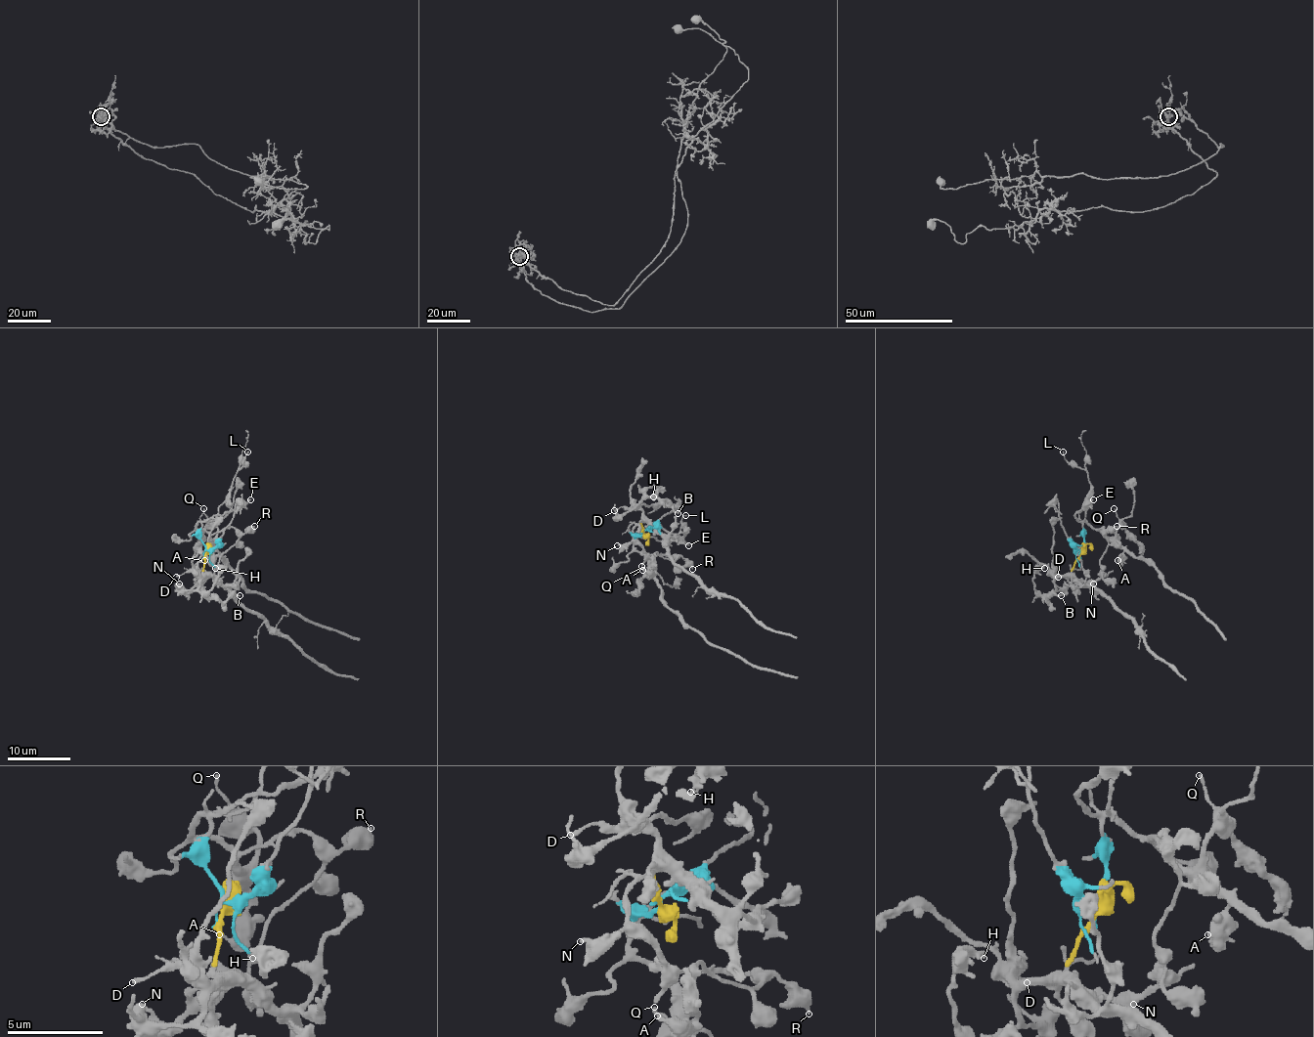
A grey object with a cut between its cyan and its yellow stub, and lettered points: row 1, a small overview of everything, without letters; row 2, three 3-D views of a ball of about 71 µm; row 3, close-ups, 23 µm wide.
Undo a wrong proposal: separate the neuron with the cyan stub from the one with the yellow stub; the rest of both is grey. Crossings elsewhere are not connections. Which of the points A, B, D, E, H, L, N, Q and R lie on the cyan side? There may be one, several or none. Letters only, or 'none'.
A, E, L, Q, R

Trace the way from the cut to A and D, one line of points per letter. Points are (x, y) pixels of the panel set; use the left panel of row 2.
A: (204, 550), (199, 522), (197, 528), (208, 534), (208, 543), (215, 550), (213, 556), (204, 561)
D: (205, 550), (204, 575), (185, 572), (176, 577)

